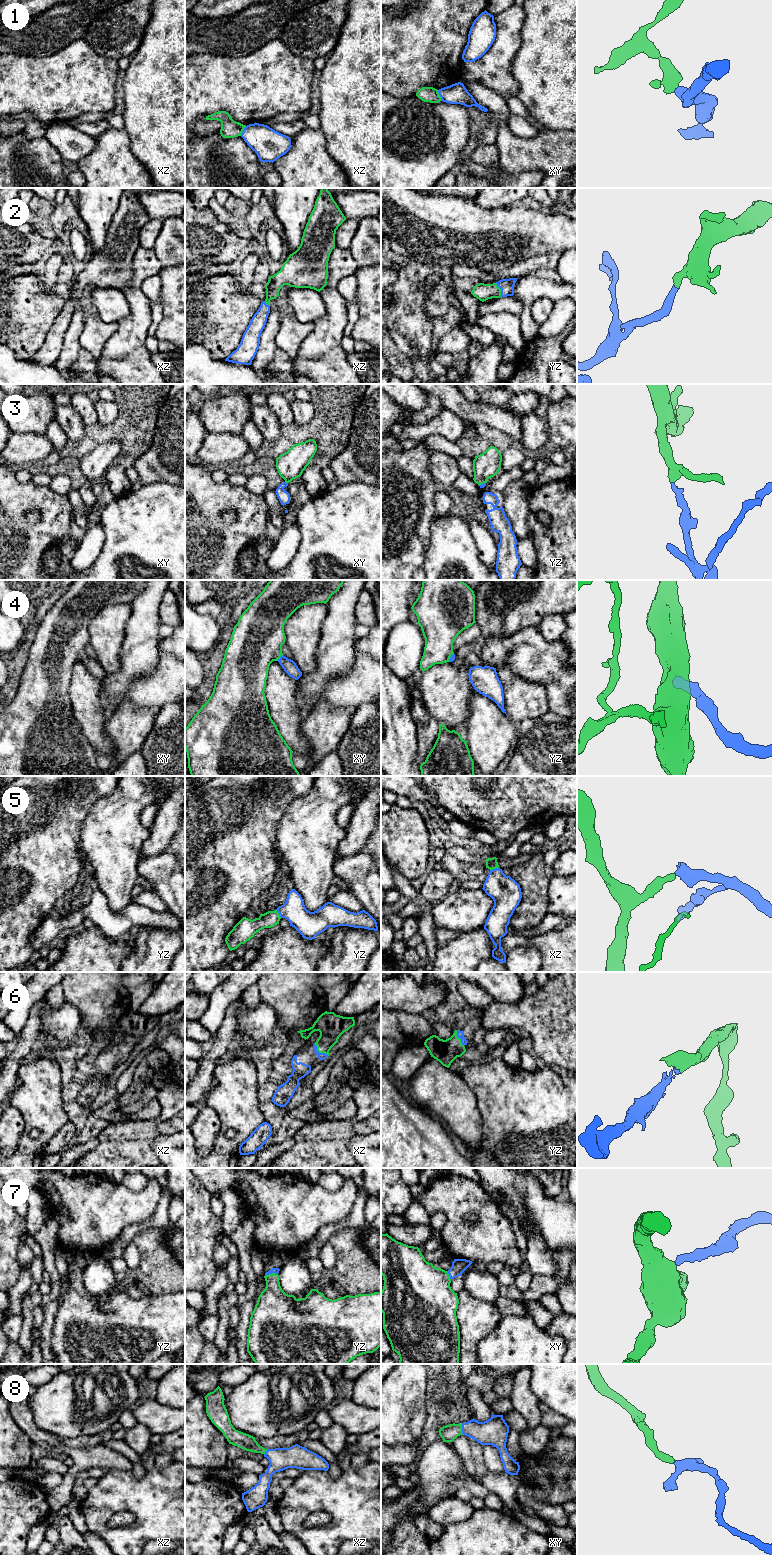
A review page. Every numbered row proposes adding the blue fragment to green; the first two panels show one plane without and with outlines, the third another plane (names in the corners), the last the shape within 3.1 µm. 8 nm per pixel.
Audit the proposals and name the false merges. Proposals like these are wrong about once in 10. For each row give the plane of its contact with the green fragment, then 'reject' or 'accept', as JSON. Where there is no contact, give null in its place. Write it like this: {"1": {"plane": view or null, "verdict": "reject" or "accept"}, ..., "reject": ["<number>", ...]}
{"1": {"plane": "xy", "verdict": "accept"}, "2": {"plane": "yz", "verdict": "accept"}, "3": {"plane": "xy", "verdict": "accept"}, "4": {"plane": "xy", "verdict": "accept"}, "5": {"plane": "xz", "verdict": "accept"}, "6": {"plane": "xz", "verdict": "accept"}, "7": {"plane": "yz", "verdict": "accept"}, "8": {"plane": "xy", "verdict": "accept"}, "reject": []}

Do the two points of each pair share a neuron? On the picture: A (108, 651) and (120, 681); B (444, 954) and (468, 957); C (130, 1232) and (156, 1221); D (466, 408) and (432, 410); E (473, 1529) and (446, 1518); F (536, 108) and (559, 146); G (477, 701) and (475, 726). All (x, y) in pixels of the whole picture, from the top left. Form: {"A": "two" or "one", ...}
{"A": "two", "B": "one", "C": "one", "D": "two", "E": "two", "F": "two", "G": "one"}

